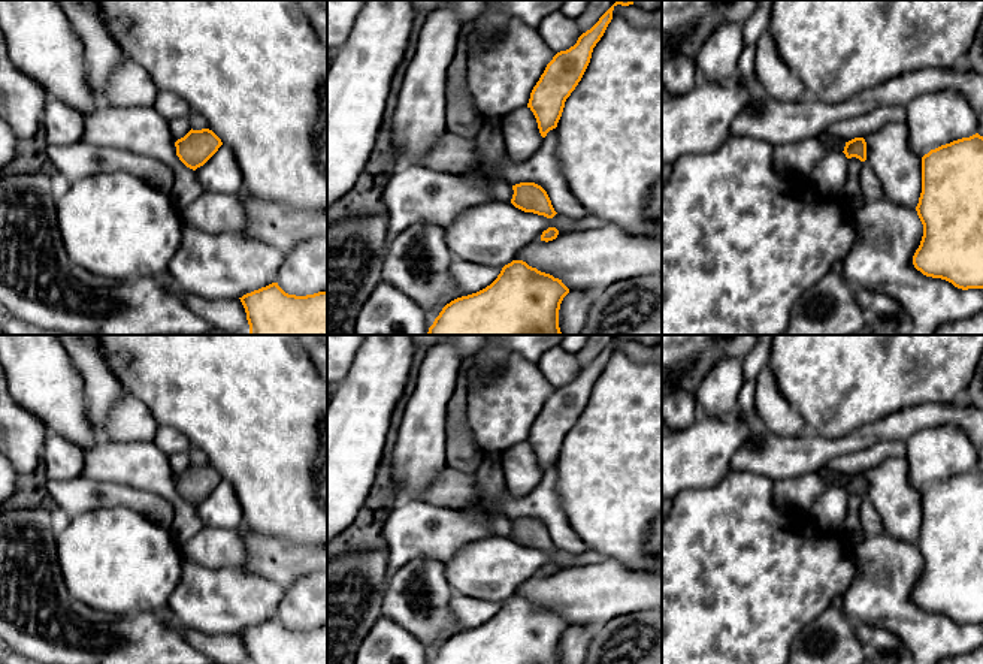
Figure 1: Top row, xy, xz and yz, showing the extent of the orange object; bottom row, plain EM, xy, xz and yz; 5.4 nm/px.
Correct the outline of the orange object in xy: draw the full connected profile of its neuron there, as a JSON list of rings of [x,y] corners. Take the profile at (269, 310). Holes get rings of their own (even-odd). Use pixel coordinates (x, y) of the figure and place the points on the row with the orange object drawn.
[[[272,283],[239,299],[249,335],[327,335],[327,292],[296,296]]]

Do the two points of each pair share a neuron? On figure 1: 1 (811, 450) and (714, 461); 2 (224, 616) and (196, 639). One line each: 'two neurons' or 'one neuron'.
1: two neurons
2: two neurons

